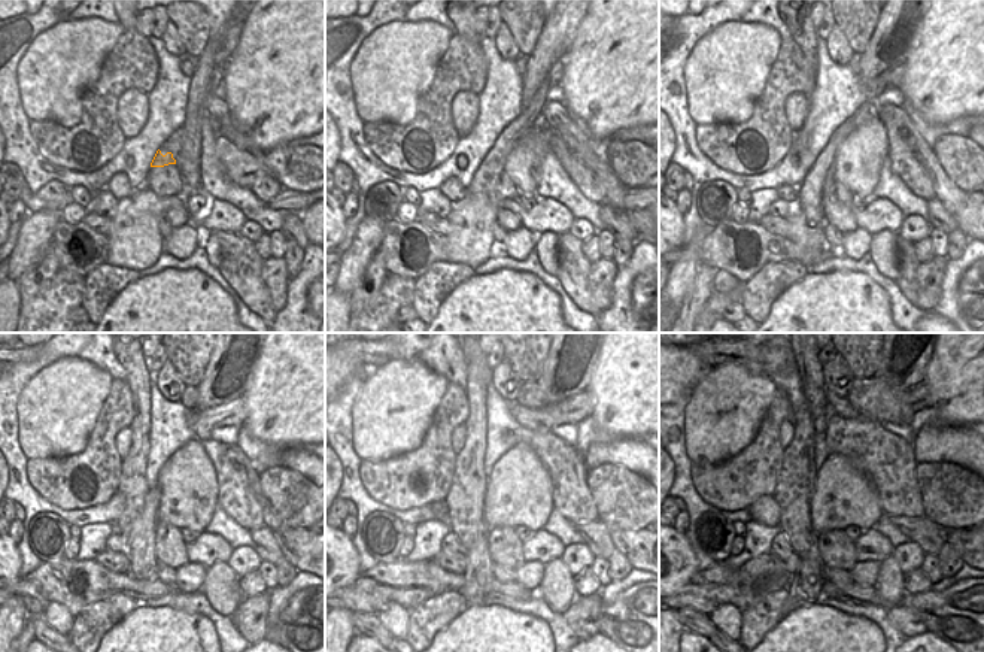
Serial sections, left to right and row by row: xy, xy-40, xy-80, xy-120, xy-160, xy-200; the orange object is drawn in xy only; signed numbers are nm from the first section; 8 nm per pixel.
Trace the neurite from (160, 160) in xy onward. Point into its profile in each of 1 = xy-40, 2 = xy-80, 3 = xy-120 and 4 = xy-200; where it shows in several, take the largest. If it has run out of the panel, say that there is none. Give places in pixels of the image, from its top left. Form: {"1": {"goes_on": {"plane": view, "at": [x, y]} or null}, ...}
{"1": {"goes_on": {"plane": "xy-40", "at": [492, 164]}}, "2": {"goes_on": {"plane": "xy-80", "at": [810, 199]}}, "3": {"goes_on": {"plane": "xy-120", "at": [140, 542]}}, "4": {"goes_on": {"plane": "xy-200", "at": [804, 590]}}}

